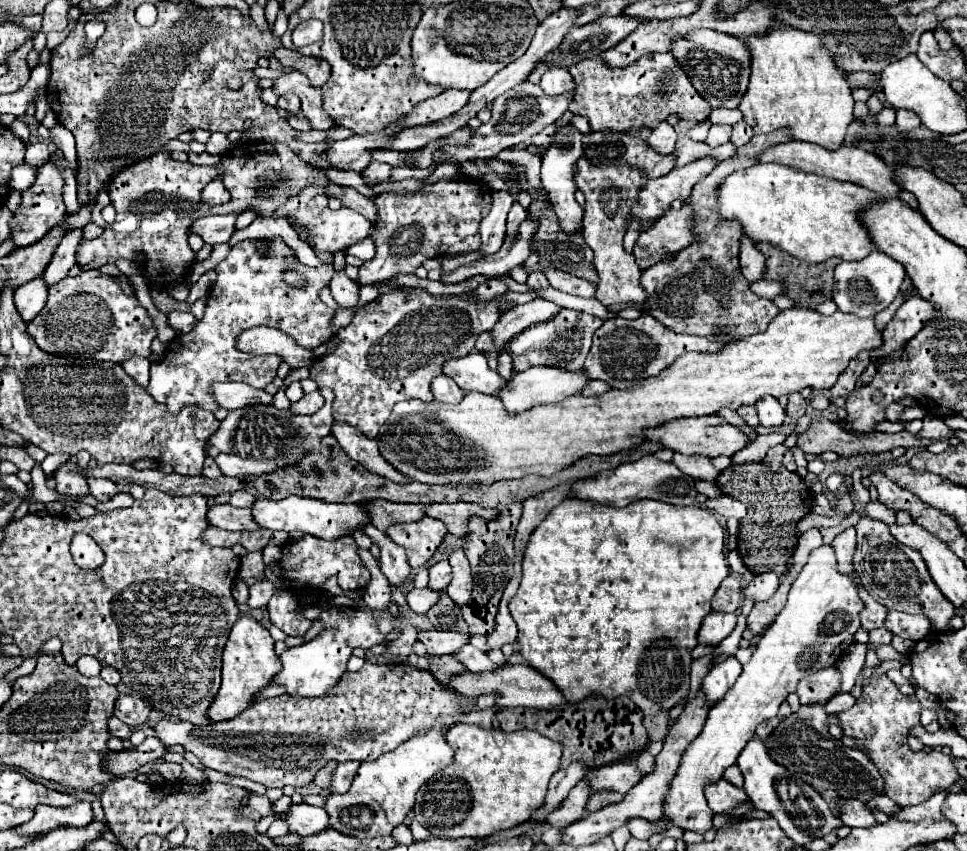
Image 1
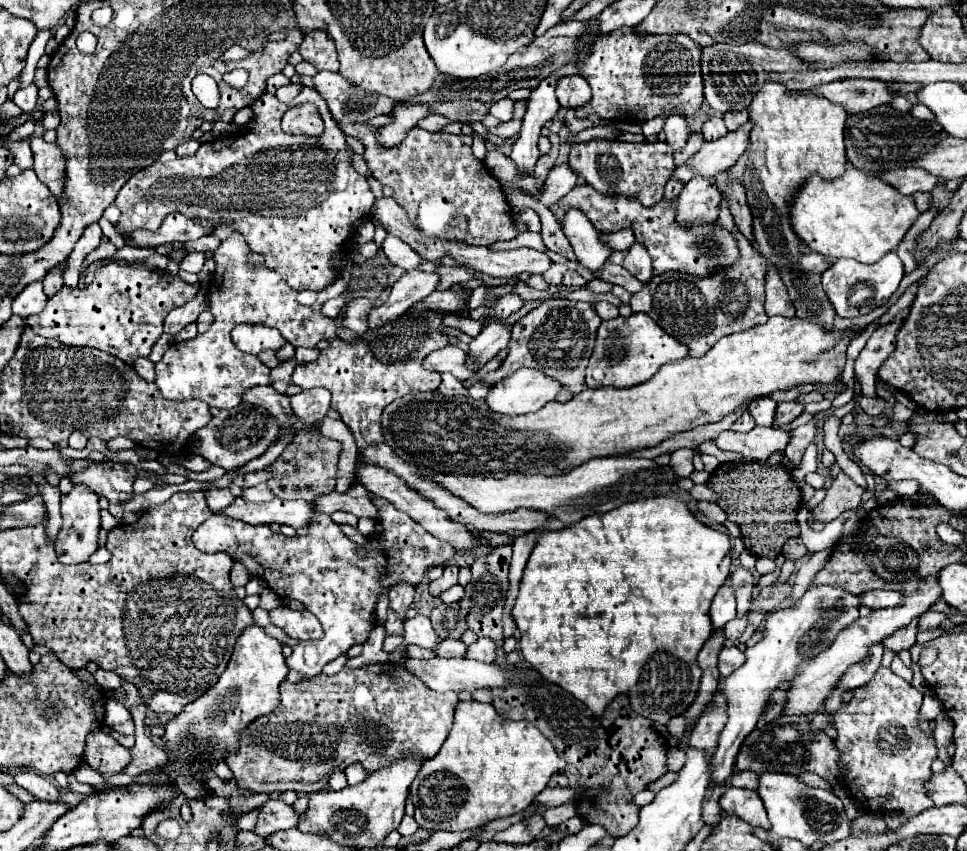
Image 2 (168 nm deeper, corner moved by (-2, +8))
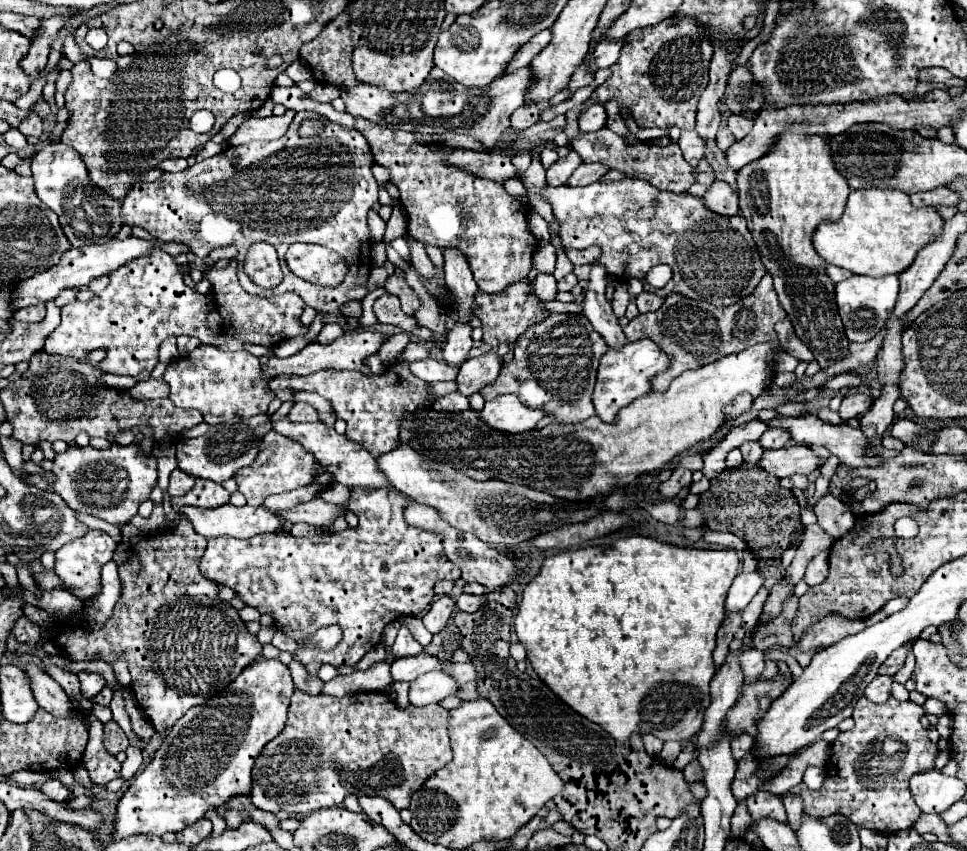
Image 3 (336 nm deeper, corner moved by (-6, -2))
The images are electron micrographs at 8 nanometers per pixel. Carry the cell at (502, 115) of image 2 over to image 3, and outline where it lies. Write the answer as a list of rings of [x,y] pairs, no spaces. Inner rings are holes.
[[[520,106],[520,108],[516,108],[516,112],[512,112],[512,116],[510,116],[510,126],[512,128],[516,128],[516,130],[522,130],[522,128],[528,128],[528,126],[532,126],[536,120],[538,120],[538,114],[540,114],[542,110],[538,110],[536,106]]]

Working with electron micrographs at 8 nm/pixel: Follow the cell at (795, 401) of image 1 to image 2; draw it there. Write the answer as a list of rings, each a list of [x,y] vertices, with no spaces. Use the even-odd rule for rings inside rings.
[[[780,402],[776,408],[776,416],[774,416],[772,426],[786,426],[794,418],[798,418],[802,412],[804,412],[804,406],[800,402]]]

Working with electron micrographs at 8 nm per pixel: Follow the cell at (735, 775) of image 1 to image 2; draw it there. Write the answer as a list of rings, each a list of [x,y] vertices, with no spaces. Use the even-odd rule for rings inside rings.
[[[736,772],[736,774],[730,778],[730,784],[732,784],[732,786],[738,786],[738,788],[758,790],[758,774],[754,774],[754,772]]]

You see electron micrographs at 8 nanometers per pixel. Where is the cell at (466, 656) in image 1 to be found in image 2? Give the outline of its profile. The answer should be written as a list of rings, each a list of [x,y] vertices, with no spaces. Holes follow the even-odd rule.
[[[446,638],[434,648],[434,652],[436,652],[436,656],[442,656],[442,658],[462,658],[466,654],[466,646],[460,640]]]

